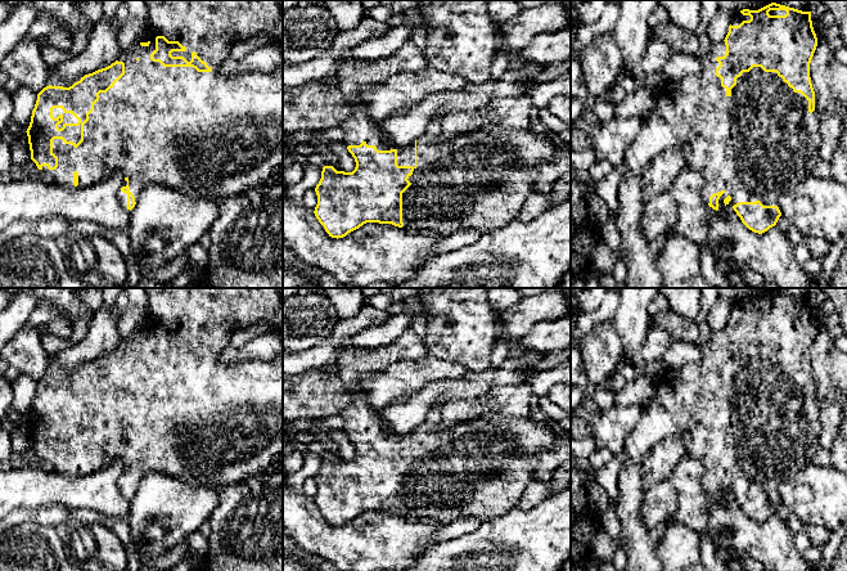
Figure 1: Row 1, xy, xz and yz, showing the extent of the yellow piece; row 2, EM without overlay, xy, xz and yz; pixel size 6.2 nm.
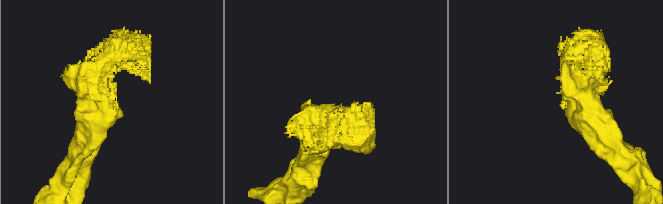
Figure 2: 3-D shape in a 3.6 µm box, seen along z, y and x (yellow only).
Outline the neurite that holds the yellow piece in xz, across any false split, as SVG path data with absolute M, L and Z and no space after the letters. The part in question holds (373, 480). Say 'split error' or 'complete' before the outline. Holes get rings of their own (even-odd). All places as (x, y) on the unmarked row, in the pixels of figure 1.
split error; M410 328L384 346L374 350L347 349L338 359L339 378L347 394L356 396L339 414L356 455L352 460L337 459L333 454L323 455L321 467L315 476L317 493L314 502L329 525L343 526L366 511L392 512L398 516L410 513L442 525L460 518L477 517L486 521L503 516L517 507L527 485L533 480L537 454L553 448L557 432L550 427L537 426L531 418L483 415L454 427L442 427L441 406L431 408L425 419L402 436L389 435L382 426L379 409L369 406L355 388L370 373L388 369L395 363L423 359L428 354L424 340Z

